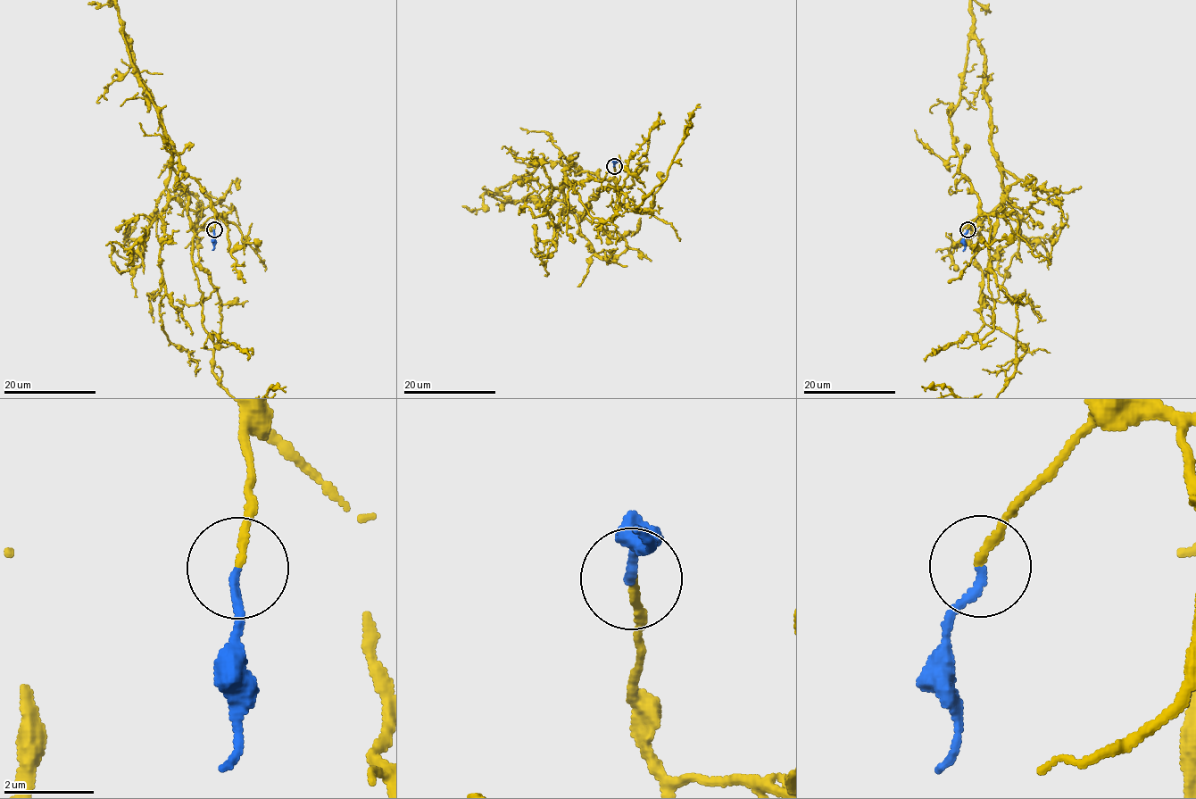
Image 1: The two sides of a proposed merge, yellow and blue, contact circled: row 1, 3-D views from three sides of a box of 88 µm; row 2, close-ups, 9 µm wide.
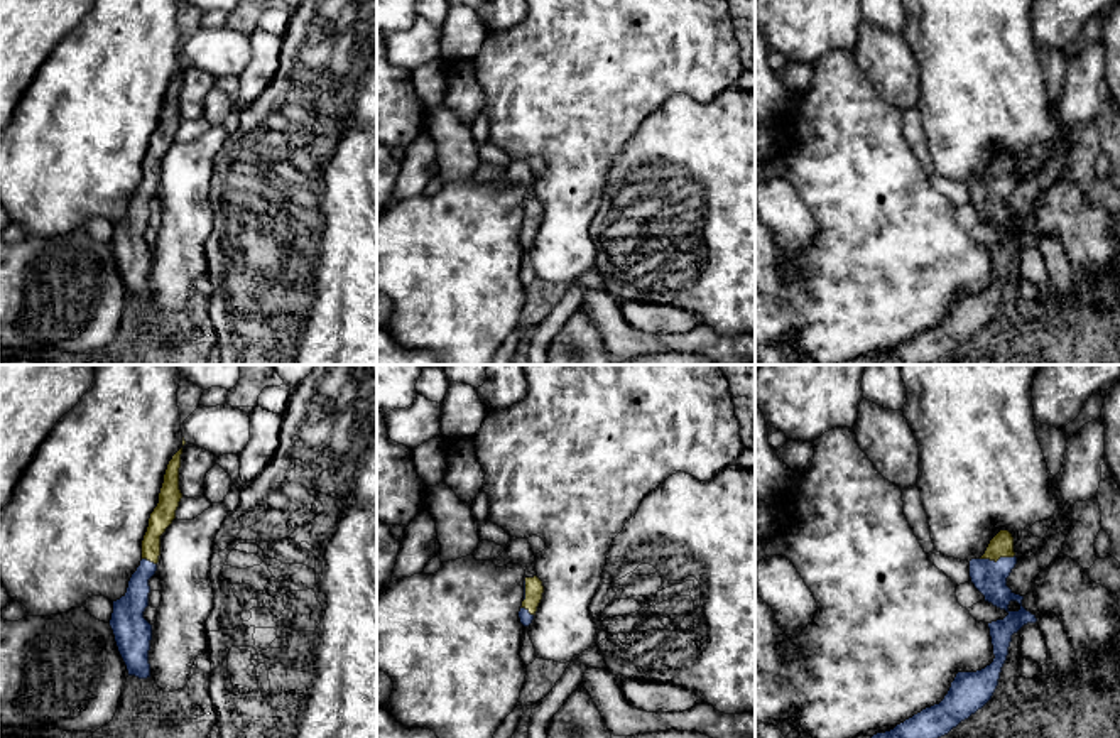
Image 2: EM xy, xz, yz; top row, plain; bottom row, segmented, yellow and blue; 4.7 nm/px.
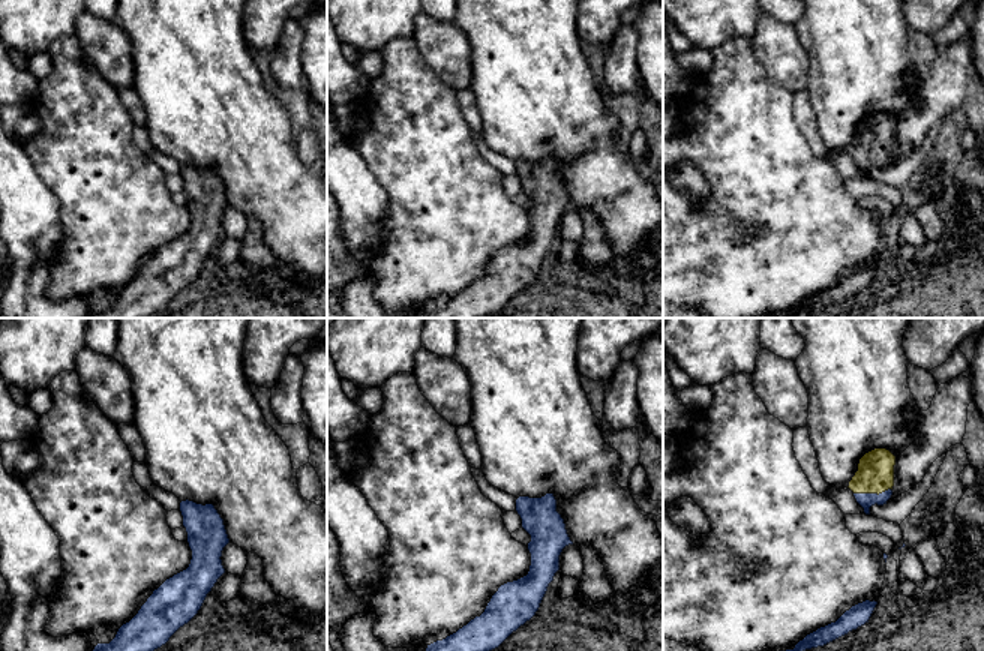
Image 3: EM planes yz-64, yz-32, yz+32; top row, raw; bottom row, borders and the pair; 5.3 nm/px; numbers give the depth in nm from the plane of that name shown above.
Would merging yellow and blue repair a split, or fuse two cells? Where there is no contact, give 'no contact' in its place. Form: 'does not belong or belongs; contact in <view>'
belongs; contact in yz

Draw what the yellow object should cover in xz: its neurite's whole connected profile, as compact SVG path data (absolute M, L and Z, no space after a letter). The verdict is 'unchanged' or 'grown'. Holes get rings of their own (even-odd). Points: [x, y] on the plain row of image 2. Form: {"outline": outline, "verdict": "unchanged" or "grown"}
{"outline": "M525 199L524 203L524 223L519 233L520 245L524 248L529 248L534 241L534 236L537 233L537 228L542 221L544 208L542 203L534 199Z", "verdict": "grown"}

